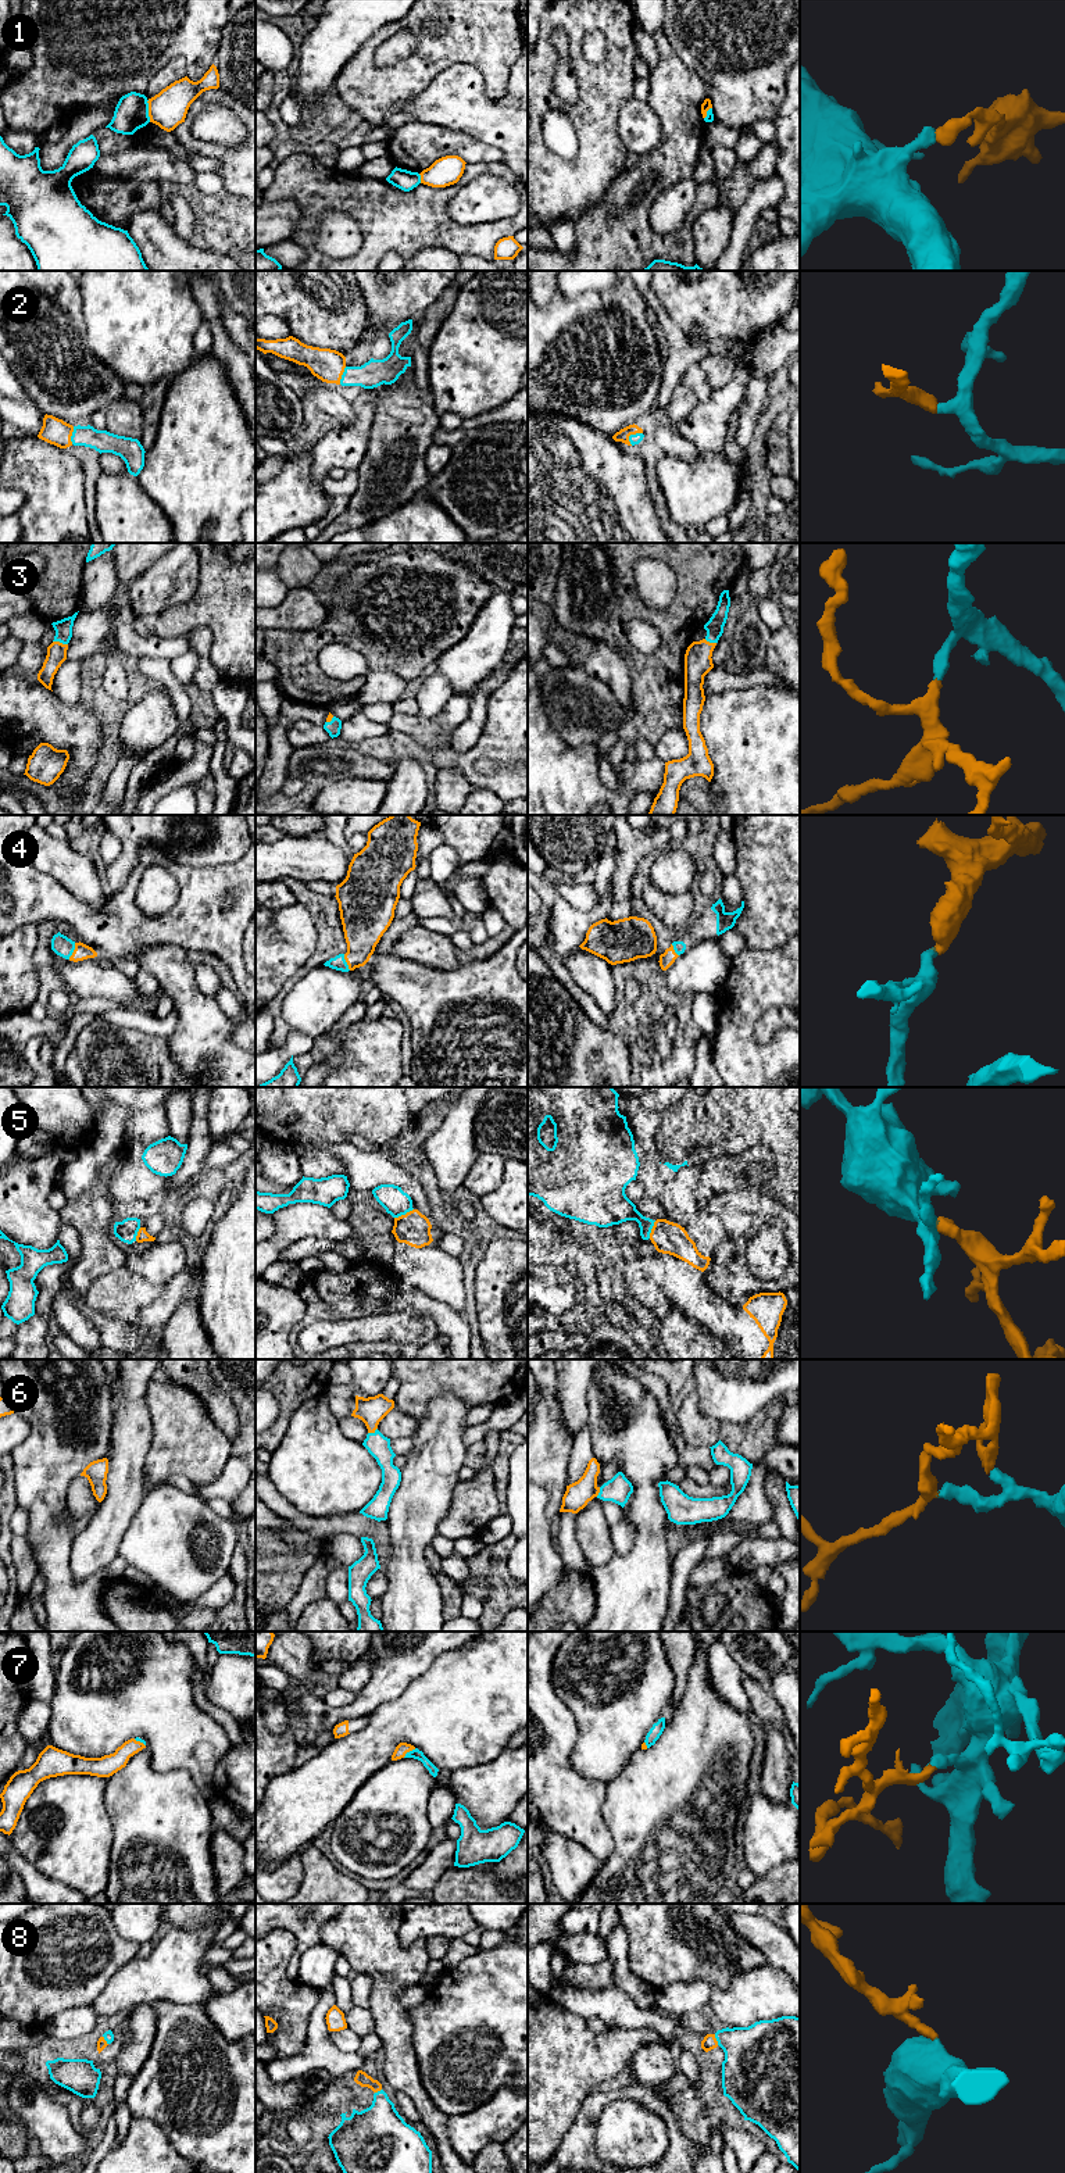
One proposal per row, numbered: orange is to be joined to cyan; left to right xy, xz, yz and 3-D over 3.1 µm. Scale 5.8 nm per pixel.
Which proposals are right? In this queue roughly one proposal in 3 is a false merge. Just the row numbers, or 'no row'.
2, 3, 4, 5, 6, 7, 8

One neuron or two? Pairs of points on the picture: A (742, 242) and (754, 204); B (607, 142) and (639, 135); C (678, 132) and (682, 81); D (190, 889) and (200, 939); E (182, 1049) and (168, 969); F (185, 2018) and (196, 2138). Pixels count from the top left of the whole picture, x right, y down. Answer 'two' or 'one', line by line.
A: one
B: two
C: one
D: one
E: one
F: one

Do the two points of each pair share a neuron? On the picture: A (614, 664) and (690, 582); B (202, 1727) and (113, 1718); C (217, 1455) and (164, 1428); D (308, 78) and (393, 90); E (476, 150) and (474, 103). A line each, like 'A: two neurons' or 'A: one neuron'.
A: two neurons
B: one neuron
C: one neuron
D: two neurons
E: two neurons

